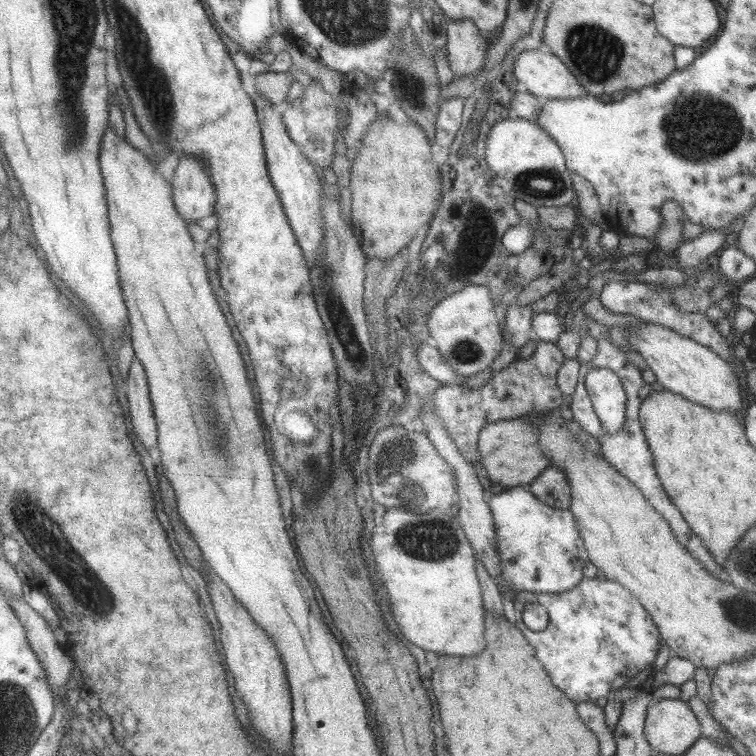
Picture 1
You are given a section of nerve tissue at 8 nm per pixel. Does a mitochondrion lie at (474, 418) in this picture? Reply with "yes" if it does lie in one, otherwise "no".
no

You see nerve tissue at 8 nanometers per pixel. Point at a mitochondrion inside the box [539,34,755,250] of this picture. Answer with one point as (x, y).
(698, 129)

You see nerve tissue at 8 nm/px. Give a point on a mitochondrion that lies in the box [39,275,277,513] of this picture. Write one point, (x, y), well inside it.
(209, 375)

